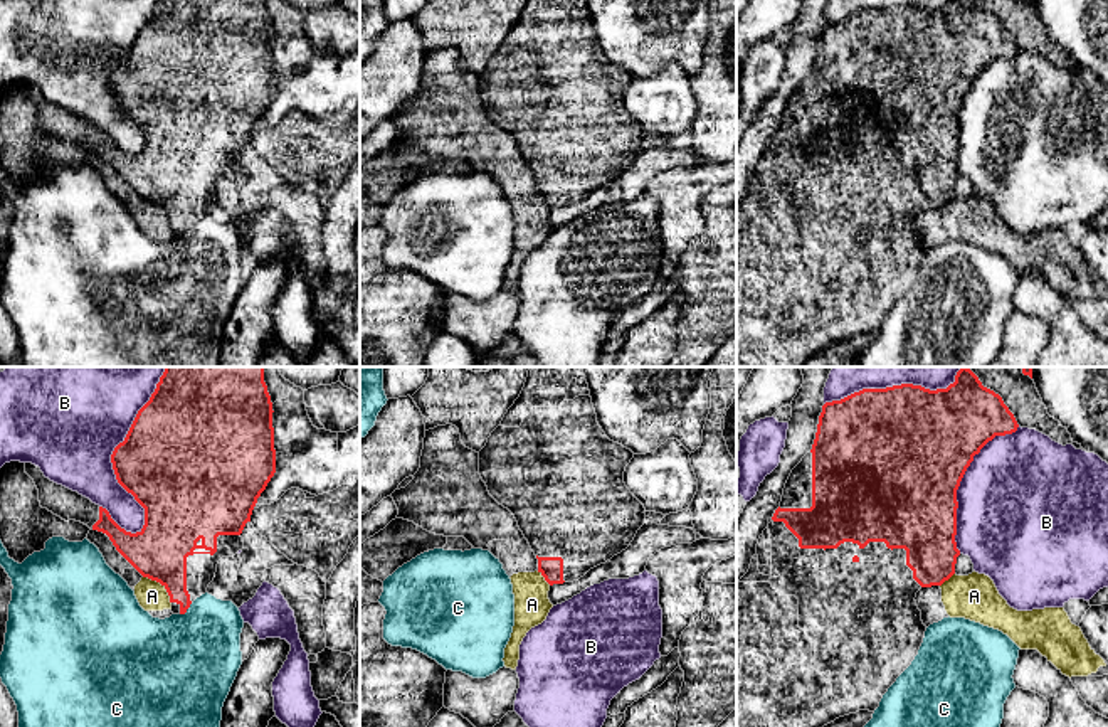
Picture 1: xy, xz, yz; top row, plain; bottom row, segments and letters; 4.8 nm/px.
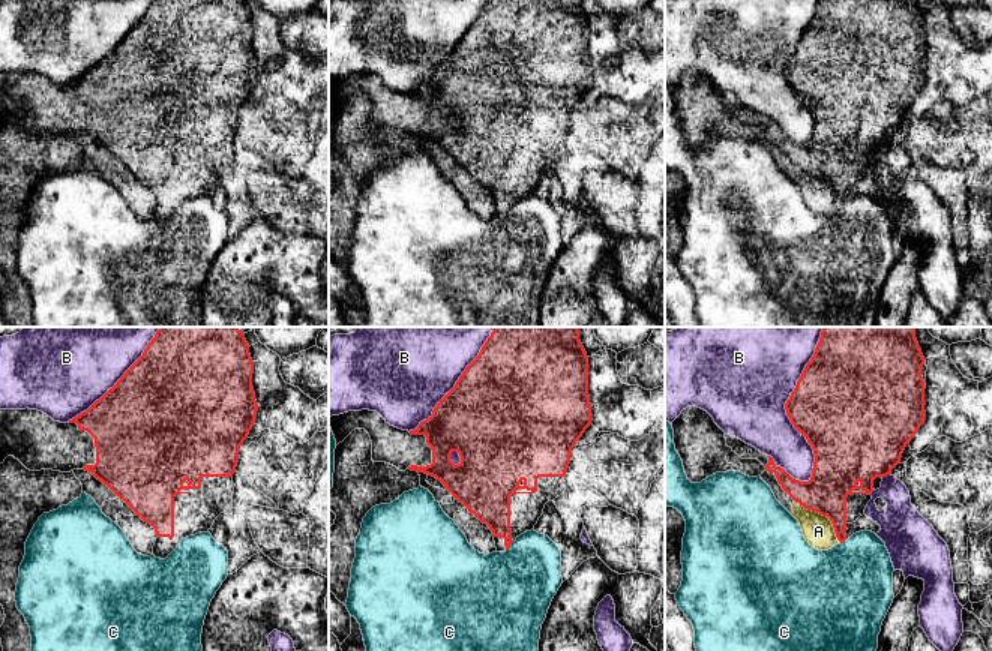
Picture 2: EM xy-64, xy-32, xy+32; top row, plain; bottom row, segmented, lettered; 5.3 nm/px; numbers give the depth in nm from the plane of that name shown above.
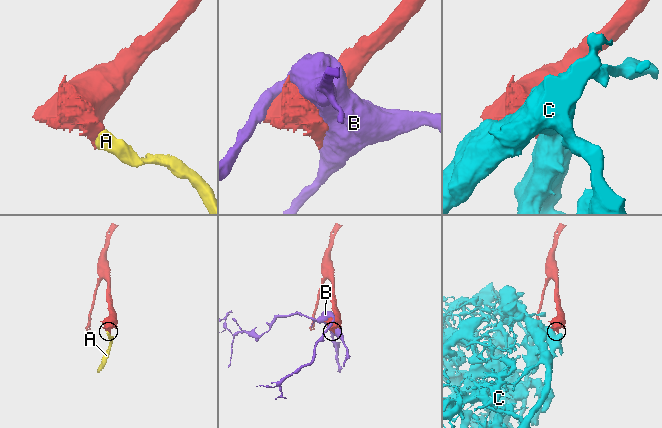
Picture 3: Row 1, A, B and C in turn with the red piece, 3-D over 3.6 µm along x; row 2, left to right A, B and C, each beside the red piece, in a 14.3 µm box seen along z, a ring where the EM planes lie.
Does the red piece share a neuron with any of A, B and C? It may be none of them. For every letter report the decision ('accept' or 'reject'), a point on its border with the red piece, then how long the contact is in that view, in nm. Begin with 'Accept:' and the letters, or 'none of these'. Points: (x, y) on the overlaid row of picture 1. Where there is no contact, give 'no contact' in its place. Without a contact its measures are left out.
Accept: none of these
A: reject; meets red in xy at (162, 584); contact 190 nm long
B: reject; meets red in xy at (113, 453); contact 800 nm long
C: reject; meets red in xy at (187, 608); contact 90 nm long

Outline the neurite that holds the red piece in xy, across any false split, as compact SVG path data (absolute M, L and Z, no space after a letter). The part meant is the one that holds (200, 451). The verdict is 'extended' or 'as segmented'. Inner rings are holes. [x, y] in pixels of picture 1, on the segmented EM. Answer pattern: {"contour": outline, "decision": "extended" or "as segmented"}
{"contour": "M165 367L150 401L138 411L124 441L111 454L118 483L145 508L145 525L136 533L121 528L106 508L45 478L39 466L25 463L25 473L39 490L42 508L66 522L76 520L106 533L143 577L166 589L171 613L185 614L190 604L207 592L219 560L244 549L240 533L276 473L272 412L264 367Z", "decision": "extended"}

